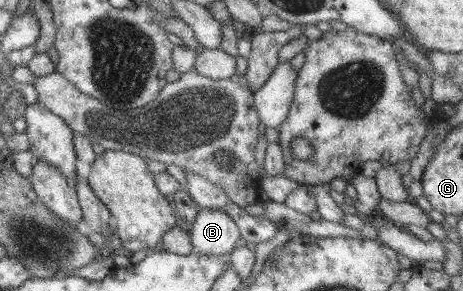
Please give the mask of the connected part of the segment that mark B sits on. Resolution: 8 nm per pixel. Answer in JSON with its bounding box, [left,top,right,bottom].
[189,209,240,255]

